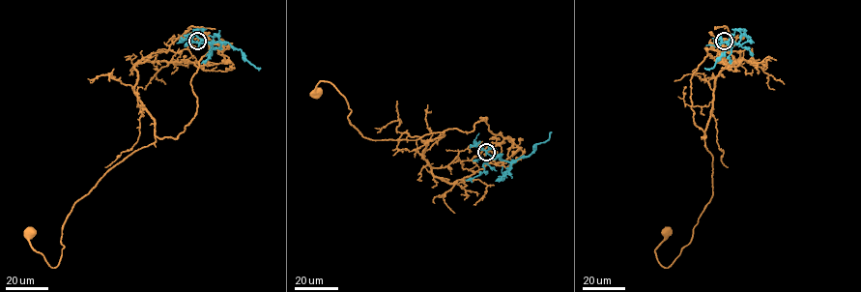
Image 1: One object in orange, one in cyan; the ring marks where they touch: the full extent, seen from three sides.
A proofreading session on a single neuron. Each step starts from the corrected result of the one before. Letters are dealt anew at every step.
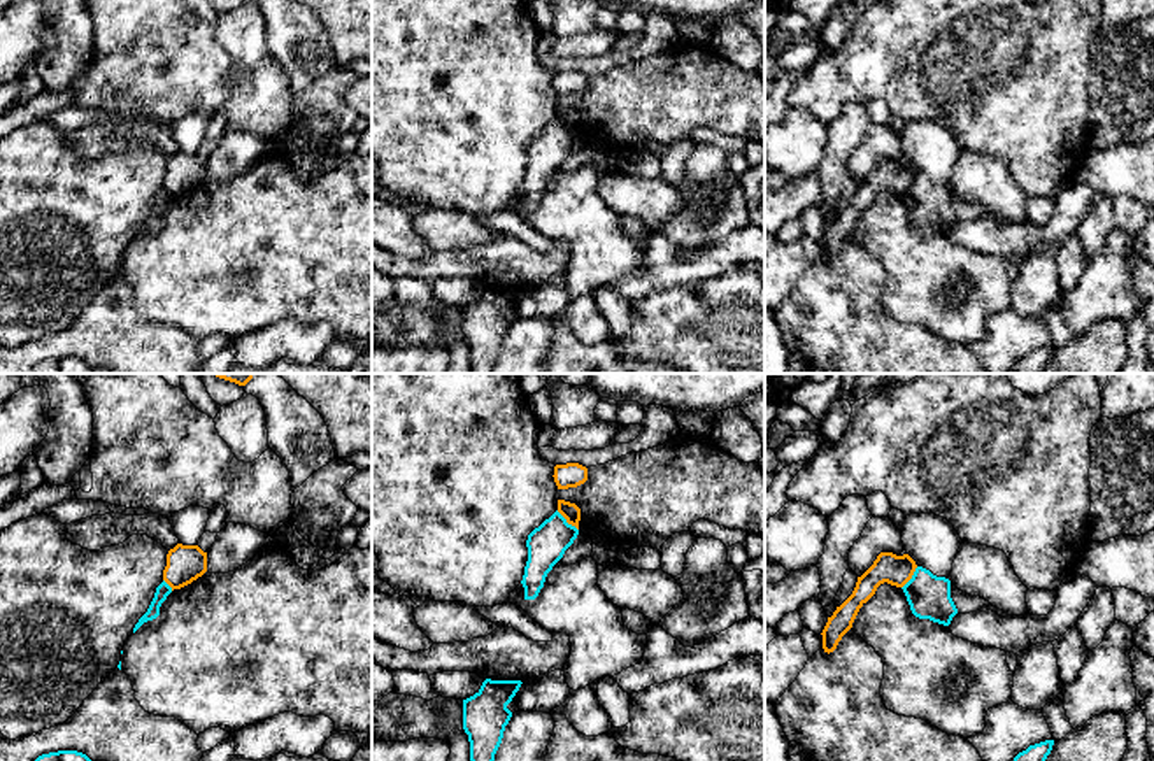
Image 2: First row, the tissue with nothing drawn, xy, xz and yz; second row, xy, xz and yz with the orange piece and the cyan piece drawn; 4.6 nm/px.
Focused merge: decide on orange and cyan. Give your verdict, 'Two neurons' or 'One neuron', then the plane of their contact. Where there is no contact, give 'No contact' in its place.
Two neurons. Touches orange in xz

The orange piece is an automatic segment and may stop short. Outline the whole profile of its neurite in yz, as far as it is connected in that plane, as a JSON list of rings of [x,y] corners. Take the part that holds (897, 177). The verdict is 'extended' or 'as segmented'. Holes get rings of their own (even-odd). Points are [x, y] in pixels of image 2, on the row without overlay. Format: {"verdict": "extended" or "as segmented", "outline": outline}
{"verdict": "as segmented", "outline": [[[880,160],[873,172],[858,184],[852,202],[828,224],[823,237],[823,256],[833,260],[842,244],[852,235],[859,216],[875,202],[884,189],[903,195],[914,182],[917,172],[908,163],[896,163],[893,160]]]}

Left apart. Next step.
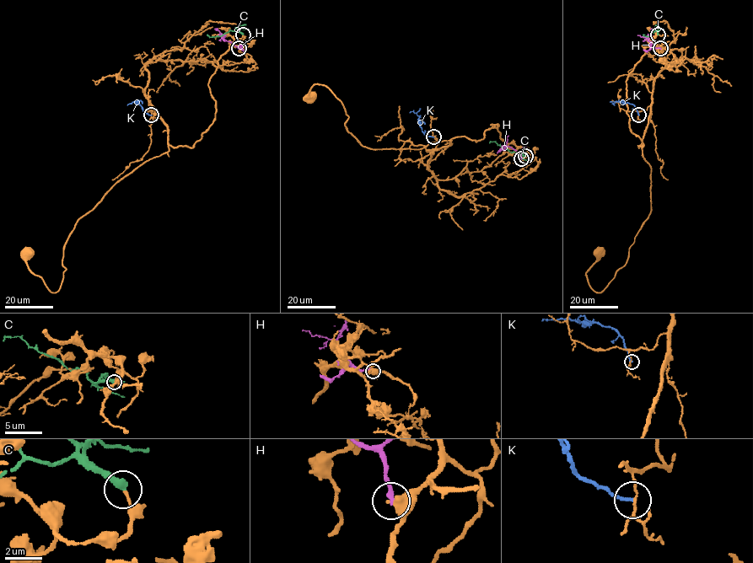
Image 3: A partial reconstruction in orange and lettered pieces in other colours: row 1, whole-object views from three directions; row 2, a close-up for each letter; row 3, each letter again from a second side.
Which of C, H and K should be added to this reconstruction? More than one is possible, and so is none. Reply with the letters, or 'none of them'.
none of them

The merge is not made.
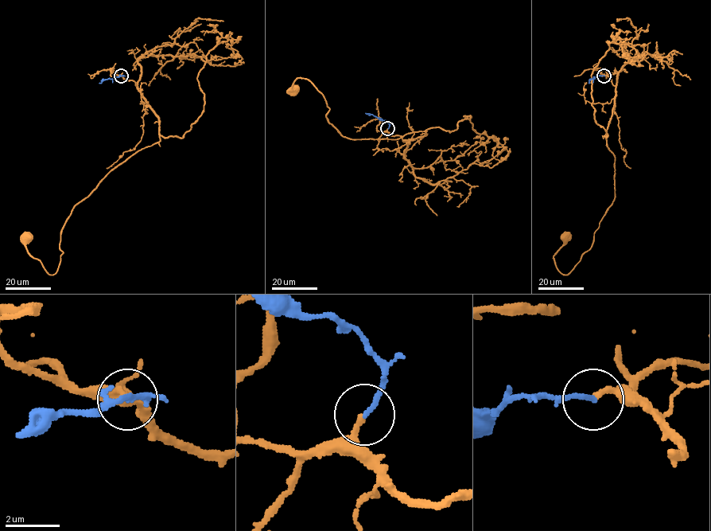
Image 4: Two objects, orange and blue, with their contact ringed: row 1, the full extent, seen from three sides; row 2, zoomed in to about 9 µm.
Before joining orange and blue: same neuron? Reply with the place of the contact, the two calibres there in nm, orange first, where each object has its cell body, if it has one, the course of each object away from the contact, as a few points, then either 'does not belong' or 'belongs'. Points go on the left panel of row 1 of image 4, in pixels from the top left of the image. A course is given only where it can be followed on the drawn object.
at (121, 76); 200 nm thick on the orange side, 180 nm on the other; cell body of orange at (26, 236); no cell body on blue; orange runs (122, 76), (134, 81), (157, 118), (160, 140), (114, 167), (73, 208), (54, 274), (28, 251), (27, 236); blue runs (122, 76), (99, 83); belongs

